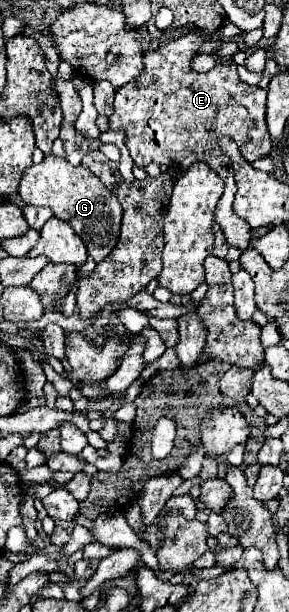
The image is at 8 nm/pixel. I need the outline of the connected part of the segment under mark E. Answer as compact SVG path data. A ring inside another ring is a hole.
M197 33L183 35L159 49L145 51L143 73L125 83L115 93L113 115L109 117L111 131L125 131L125 145L131 159L139 167L151 163L159 167L189 167L195 161L205 161L225 183L225 191L215 209L215 221L223 229L227 245L239 249L249 247L249 225L233 213L235 179L229 169L229 157L221 151L219 139L231 137L241 155L253 163L271 153L273 143L265 123L265 101L267 91L261 87L245 85L237 75L235 63L219 63L207 73L191 69L191 61L199 55L203 37ZM183 157L183 163L179 161Z

